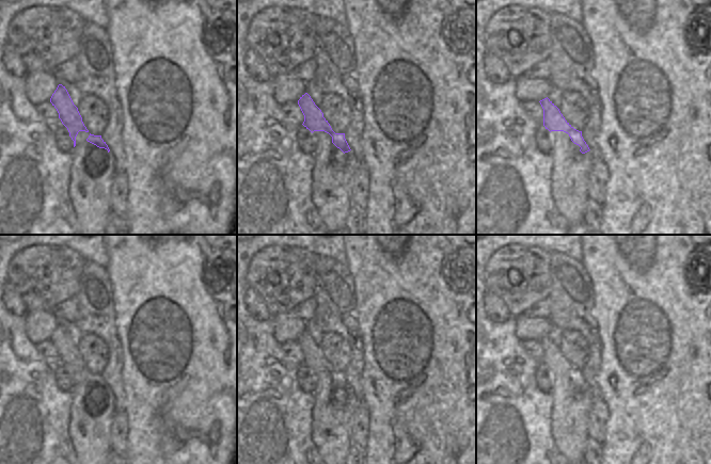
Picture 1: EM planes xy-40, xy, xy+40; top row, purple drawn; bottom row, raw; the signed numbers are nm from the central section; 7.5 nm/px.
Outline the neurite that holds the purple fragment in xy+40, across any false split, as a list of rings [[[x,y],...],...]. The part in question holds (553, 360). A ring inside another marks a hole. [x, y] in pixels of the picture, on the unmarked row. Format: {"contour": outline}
{"contour": [[[547,336],[539,340],[543,348],[543,365],[552,373],[552,437],[558,451],[569,464],[584,462],[588,439],[588,414],[592,405],[592,390],[582,375],[563,355],[559,348]]]}

